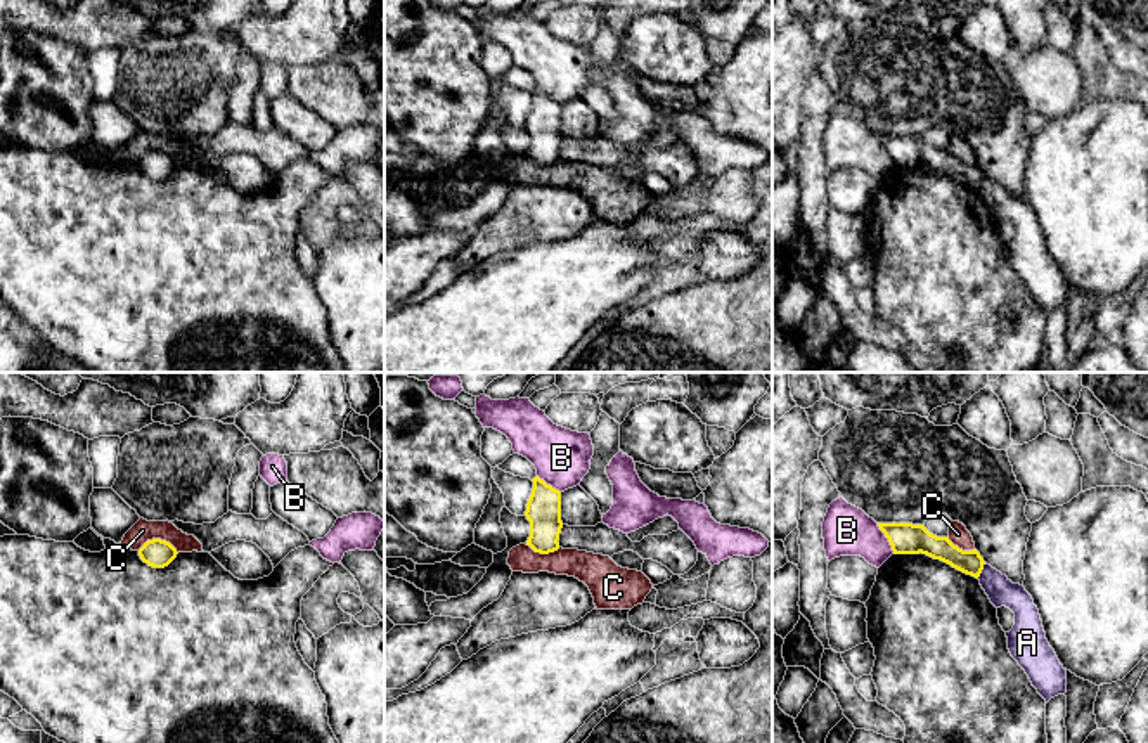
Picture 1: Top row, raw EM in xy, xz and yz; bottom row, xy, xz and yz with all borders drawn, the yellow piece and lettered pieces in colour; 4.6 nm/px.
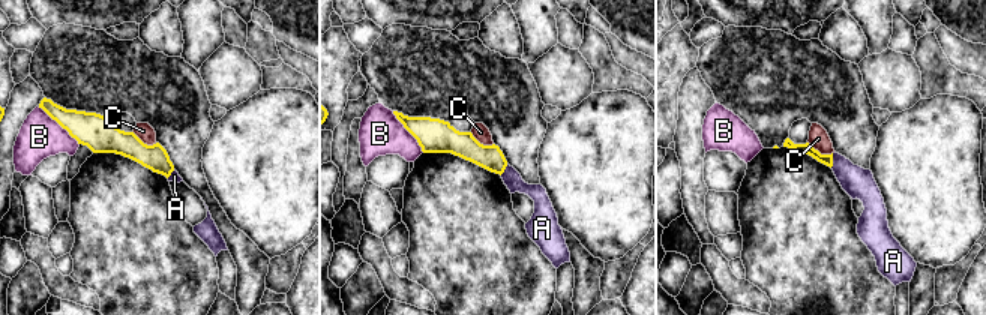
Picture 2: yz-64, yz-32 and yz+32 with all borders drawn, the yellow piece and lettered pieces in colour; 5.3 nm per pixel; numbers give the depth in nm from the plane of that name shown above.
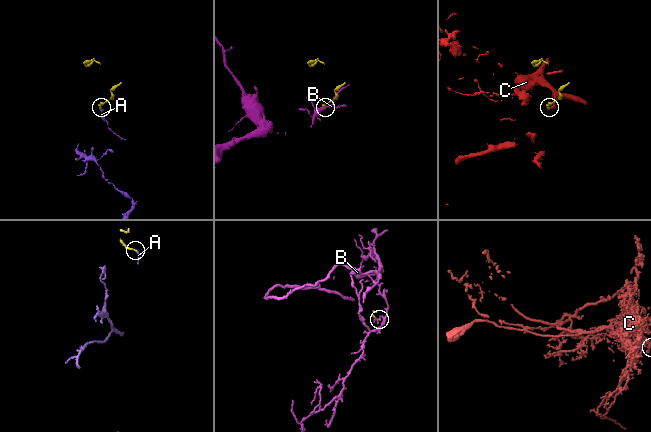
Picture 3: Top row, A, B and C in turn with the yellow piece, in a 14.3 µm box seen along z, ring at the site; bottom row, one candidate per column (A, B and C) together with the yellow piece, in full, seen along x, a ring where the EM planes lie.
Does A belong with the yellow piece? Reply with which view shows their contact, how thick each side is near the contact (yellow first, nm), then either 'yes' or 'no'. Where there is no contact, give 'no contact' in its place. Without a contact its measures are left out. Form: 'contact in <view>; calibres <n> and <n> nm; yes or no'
contact in yz; calibres 110 and 130 nm; no

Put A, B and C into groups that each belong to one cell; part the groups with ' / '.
A / B / C

